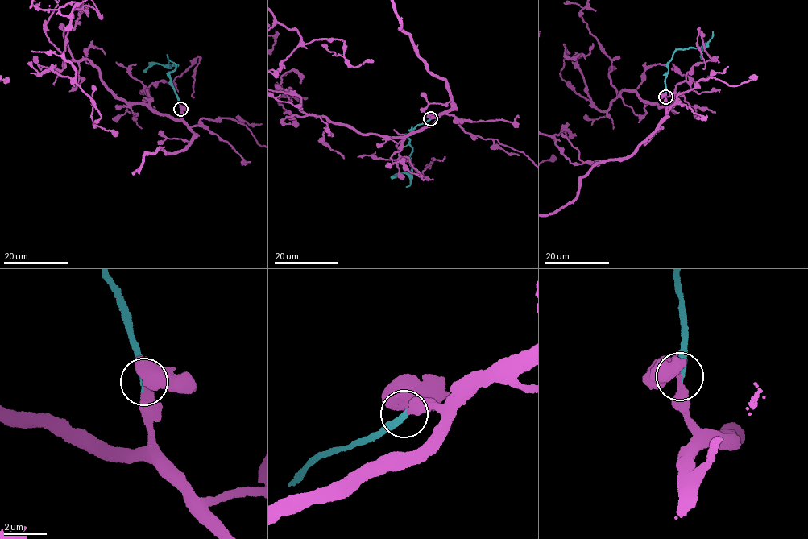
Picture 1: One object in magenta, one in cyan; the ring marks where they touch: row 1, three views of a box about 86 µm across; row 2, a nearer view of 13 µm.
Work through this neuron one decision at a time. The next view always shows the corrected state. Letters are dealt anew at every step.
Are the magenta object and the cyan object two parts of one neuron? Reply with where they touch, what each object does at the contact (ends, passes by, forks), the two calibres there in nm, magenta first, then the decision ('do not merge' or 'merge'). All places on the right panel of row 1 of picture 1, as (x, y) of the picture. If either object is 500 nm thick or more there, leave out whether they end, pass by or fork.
at (665, 97); magenta passes by; cyan ends there; 400 nm thick on the magenta side, 280 nm on the other; merge

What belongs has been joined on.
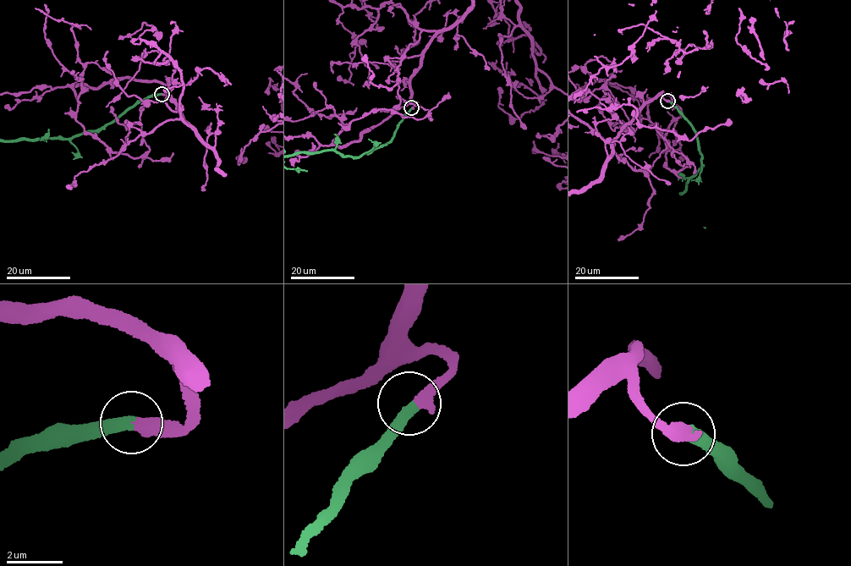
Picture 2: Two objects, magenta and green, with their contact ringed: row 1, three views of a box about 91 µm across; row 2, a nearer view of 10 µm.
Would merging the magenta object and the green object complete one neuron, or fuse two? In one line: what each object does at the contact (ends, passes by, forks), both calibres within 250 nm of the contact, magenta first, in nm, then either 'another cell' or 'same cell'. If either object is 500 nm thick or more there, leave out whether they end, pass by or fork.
magenta ends | green ends | 440/440 nm | same cell

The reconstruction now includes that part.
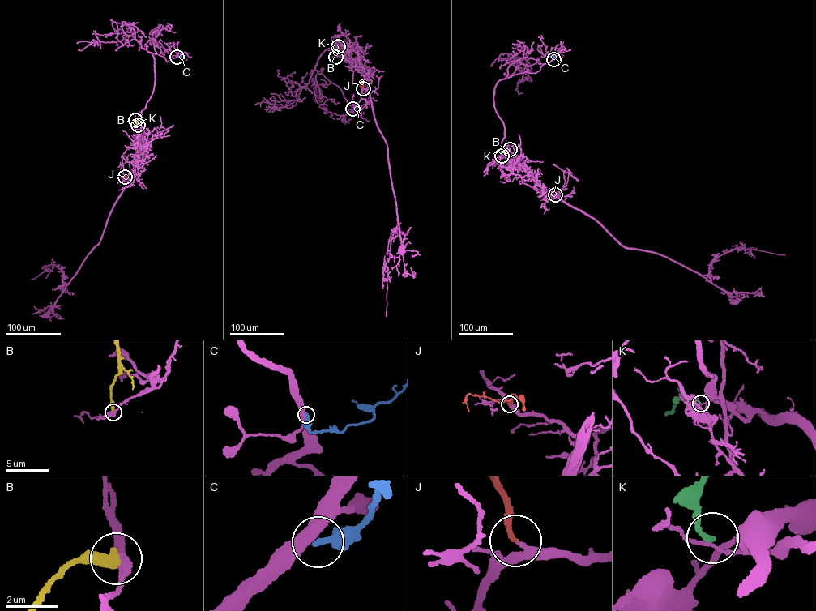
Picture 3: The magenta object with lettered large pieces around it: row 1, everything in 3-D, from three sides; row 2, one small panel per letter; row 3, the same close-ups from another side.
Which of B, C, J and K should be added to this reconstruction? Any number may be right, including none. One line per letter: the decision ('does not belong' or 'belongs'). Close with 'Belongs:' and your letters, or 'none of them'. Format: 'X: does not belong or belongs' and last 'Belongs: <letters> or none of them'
B: does not belong
C: does not belong
J: belongs
K: does not belong
Belongs: J

